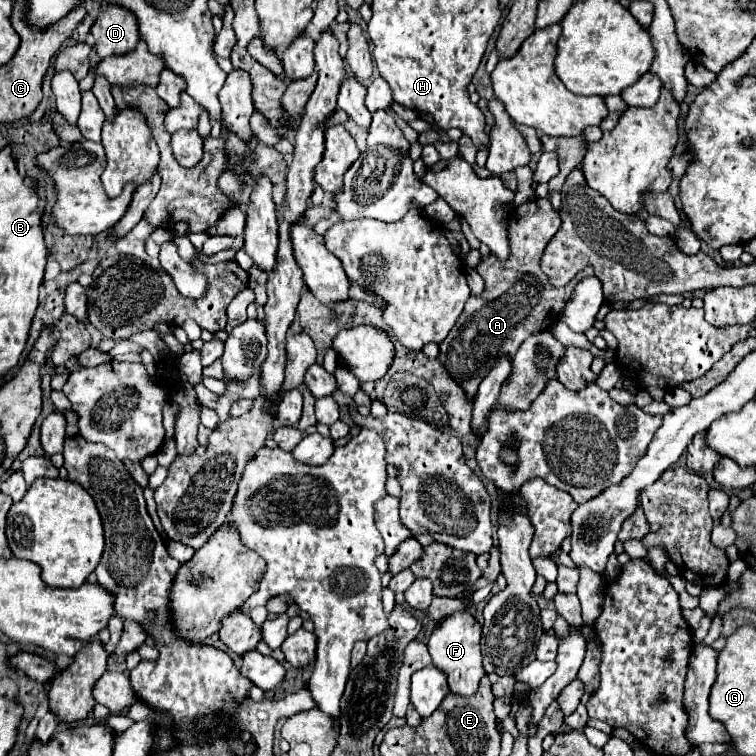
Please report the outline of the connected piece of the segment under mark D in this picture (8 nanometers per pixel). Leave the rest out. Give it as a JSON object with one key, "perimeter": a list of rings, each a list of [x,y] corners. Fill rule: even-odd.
{"perimeter":[[[109,4],[103,16],[93,24],[91,34],[95,38],[95,52],[101,60],[129,54],[139,44],[135,16],[129,10],[113,4]]]}

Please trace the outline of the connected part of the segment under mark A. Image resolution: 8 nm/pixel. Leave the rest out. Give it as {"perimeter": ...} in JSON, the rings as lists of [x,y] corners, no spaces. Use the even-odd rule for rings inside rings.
{"perimeter":[[[531,200],[509,214],[509,242],[511,242],[509,260],[499,262],[491,254],[483,258],[481,264],[477,266],[477,272],[485,280],[485,292],[477,298],[471,296],[467,300],[465,310],[459,316],[457,324],[439,344],[441,348],[439,362],[443,362],[451,378],[455,378],[459,386],[463,386],[467,398],[473,400],[477,396],[481,380],[499,362],[501,354],[503,356],[515,354],[515,350],[519,350],[523,340],[555,324],[563,306],[567,304],[567,298],[571,298],[575,284],[583,276],[593,274],[593,270],[587,266],[563,288],[555,288],[549,284],[549,278],[543,274],[539,266],[539,258],[543,256],[543,250],[549,244],[549,236],[553,236],[559,230],[559,226],[561,226],[559,214],[547,200]]]}

